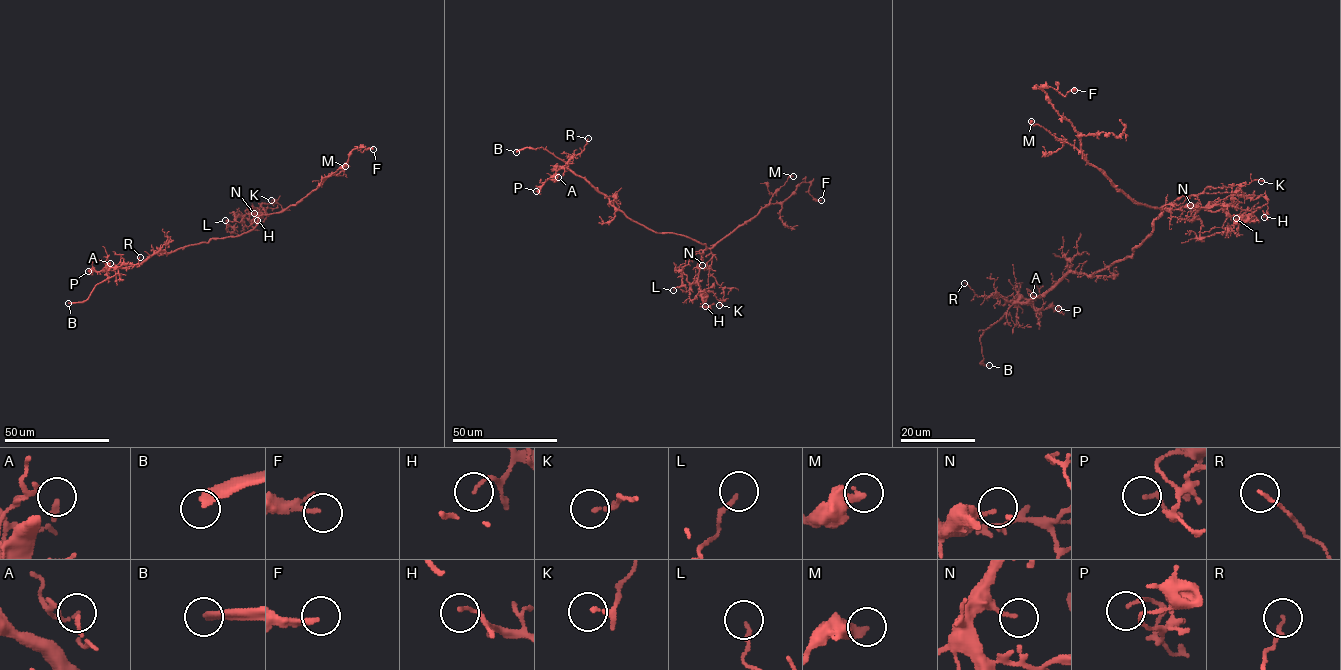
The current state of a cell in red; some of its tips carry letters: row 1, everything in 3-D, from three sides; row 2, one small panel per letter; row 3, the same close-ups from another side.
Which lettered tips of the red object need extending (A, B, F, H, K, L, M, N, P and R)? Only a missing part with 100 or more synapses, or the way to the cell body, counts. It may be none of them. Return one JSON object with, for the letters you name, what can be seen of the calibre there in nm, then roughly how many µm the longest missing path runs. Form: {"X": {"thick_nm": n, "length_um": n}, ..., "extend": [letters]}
{"B": {"thick_nm": 320, "length_um": 10}, "extend": ["B"]}

